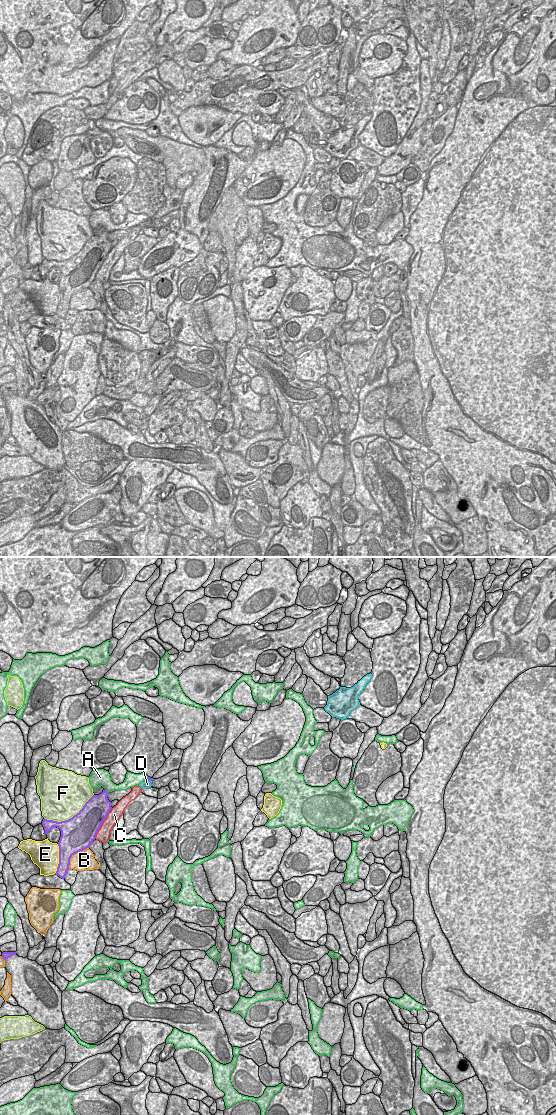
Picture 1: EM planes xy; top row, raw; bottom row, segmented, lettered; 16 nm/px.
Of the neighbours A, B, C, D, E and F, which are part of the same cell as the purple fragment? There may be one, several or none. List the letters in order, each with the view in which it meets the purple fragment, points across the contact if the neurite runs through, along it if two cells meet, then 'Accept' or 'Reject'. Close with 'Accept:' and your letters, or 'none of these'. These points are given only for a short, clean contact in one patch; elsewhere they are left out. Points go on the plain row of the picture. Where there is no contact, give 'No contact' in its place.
A: Touches purple in xy. Reject
B: Touches purple in xy. Reject
C: Touches purple in xy. Reject
D: Touches purple in xy. Boundary: xy (151, 220), (143, 222). Reject
E: Touches purple in xy. Reject
F: Touches purple in xy. Reject
Accept: none of these.

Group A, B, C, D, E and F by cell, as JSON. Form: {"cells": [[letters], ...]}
{"cells": [["A"], ["B"], ["C"], ["D"], ["E"], ["F"]]}

